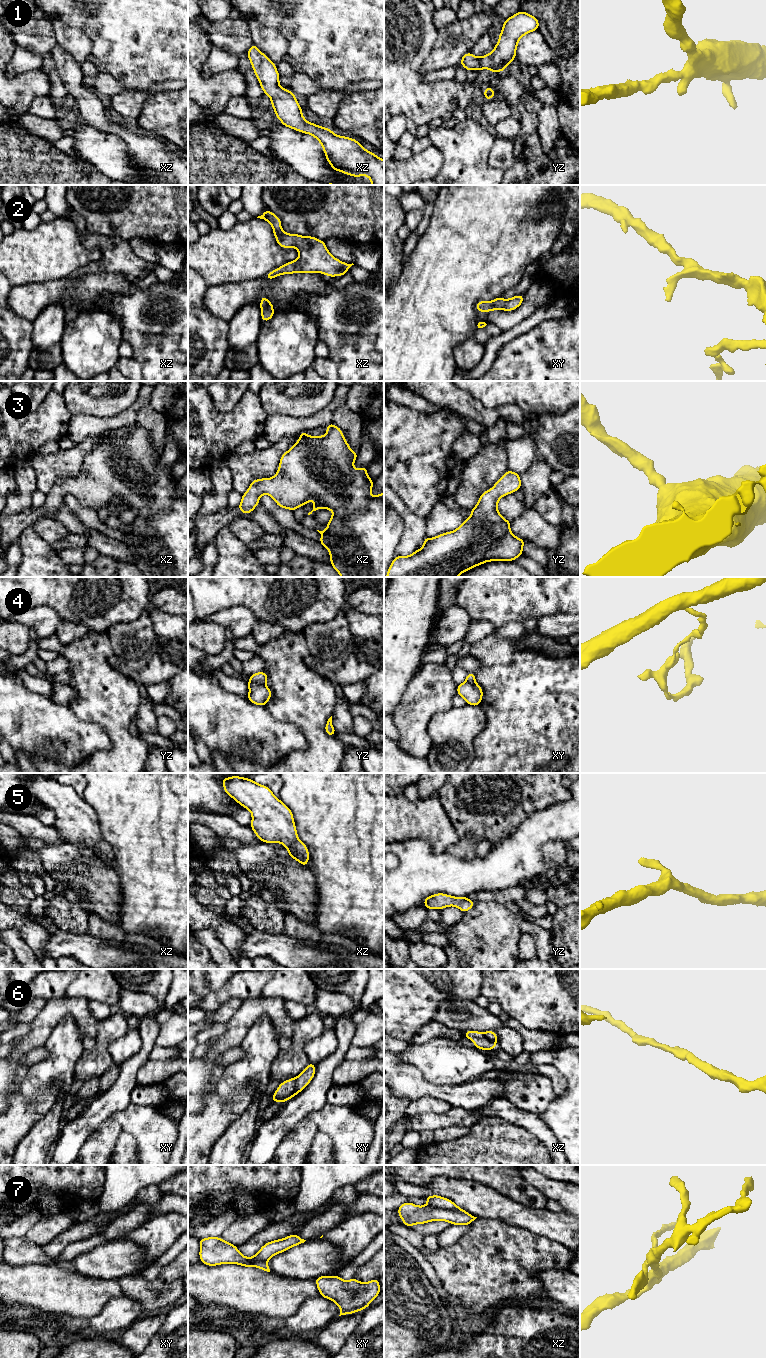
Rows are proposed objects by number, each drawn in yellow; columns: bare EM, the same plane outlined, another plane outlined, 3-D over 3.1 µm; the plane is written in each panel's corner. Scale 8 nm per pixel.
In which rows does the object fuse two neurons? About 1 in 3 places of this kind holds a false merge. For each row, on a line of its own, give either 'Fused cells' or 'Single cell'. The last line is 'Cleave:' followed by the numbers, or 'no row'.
1: Single cell
2: Single cell
3: Single cell
4: Fused cells
5: Single cell
6: Fused cells
7: Fused cells
Cleave: 4, 6, 7

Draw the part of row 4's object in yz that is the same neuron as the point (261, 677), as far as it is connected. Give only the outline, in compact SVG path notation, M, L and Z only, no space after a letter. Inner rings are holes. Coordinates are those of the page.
M261 671L261 672L251 675L249 677L248 681L249 681L249 683L250 682L257 682L257 683L264 683L265 684L267 679L268 679L268 675L264 671Z

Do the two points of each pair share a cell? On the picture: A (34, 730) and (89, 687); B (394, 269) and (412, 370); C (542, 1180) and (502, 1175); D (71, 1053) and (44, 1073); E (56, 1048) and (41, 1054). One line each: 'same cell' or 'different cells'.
A: different cells
B: different cells
C: different cells
D: same cell
E: different cells

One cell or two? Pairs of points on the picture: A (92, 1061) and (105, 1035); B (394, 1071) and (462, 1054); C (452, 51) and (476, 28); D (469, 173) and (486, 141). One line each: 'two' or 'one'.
A: one
B: two
C: one
D: one

